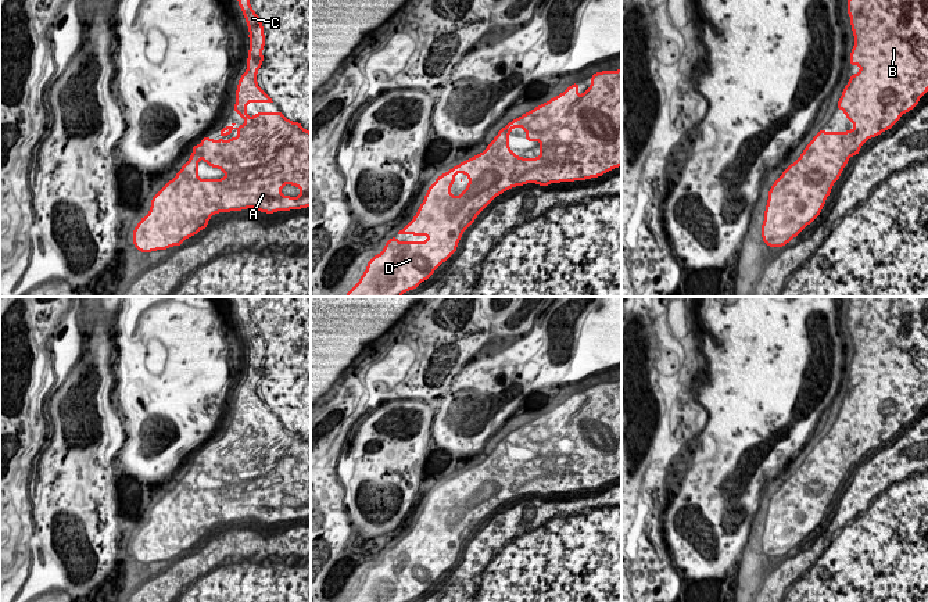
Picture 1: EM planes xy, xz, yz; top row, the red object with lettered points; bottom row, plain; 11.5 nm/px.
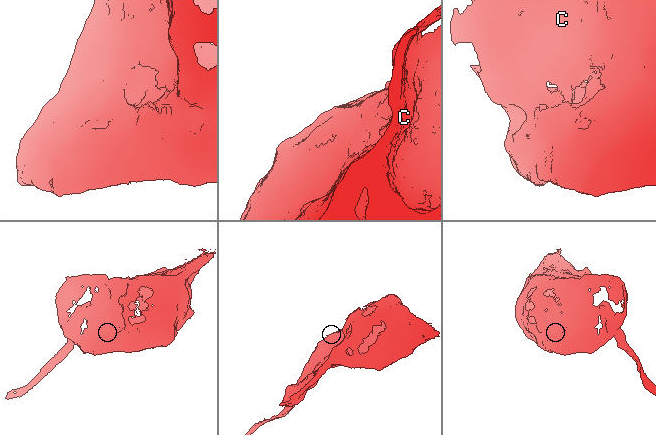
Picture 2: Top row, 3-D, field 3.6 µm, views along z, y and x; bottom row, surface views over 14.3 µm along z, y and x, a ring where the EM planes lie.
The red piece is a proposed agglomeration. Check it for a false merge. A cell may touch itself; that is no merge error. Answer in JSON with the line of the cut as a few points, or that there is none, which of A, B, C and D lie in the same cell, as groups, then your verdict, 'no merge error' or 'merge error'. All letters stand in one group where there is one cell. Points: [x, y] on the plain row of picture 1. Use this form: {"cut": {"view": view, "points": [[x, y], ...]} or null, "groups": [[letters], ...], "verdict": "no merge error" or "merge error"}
{"cut": null, "groups": [["A", "B", "C", "D"]], "verdict": "no merge error"}

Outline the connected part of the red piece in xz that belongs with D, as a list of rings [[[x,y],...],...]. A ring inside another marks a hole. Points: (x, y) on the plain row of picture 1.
[[[621,379],[619,381],[598,381],[591,386],[591,397],[578,406],[578,393],[569,397],[563,404],[551,409],[545,415],[523,424],[502,438],[487,459],[454,477],[438,487],[430,497],[413,530],[398,542],[398,545],[427,547],[427,552],[398,552],[391,548],[380,565],[369,570],[366,581],[362,584],[356,596],[350,602],[409,602],[422,592],[433,587],[433,583],[442,573],[455,565],[459,549],[466,538],[476,531],[477,526],[499,505],[515,497],[535,494],[547,498],[549,494],[585,491],[599,488],[603,484],[621,477]],[[513,438],[522,438],[526,442],[526,452],[540,452],[541,465],[537,469],[523,469],[509,459],[509,444]],[[465,484],[469,495],[458,506],[451,505],[455,494],[455,485]]]

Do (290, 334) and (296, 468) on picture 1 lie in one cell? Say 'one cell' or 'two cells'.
one cell

